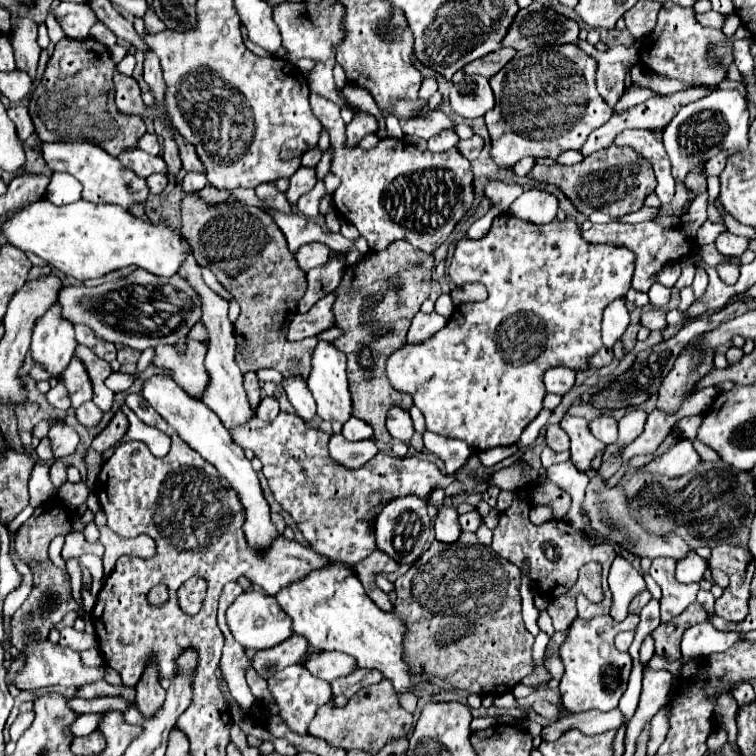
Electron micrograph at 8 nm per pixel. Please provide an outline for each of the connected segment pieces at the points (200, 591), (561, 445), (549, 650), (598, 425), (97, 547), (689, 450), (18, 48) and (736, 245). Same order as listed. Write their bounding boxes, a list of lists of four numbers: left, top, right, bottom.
[[178,578,206,614],[546,426,570,452],[545,632,566,689],[590,416,618,444],[61,532,104,560],[646,440,700,476],[10,18,40,78],[716,232,750,256]]

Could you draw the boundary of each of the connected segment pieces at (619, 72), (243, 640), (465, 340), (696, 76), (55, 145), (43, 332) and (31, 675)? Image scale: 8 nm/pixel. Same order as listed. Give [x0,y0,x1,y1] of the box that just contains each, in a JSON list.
[[576,42,636,108],[228,590,290,650],[386,214,636,450],[640,4,732,84],[42,142,150,208],[30,304,76,378],[14,638,104,690]]

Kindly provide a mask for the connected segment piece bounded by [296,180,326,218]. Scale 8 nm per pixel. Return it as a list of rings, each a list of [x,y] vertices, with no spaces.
[[[319,180],[316,182],[316,188],[312,188],[310,192],[306,192],[306,194],[302,194],[302,196],[298,198],[298,202],[296,202],[298,212],[302,212],[302,214],[308,216],[308,218],[318,216],[318,204],[320,204],[320,200],[322,200],[324,196],[326,196],[326,188],[324,182]]]

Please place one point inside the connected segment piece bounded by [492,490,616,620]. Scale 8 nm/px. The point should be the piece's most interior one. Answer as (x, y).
(555, 551)

